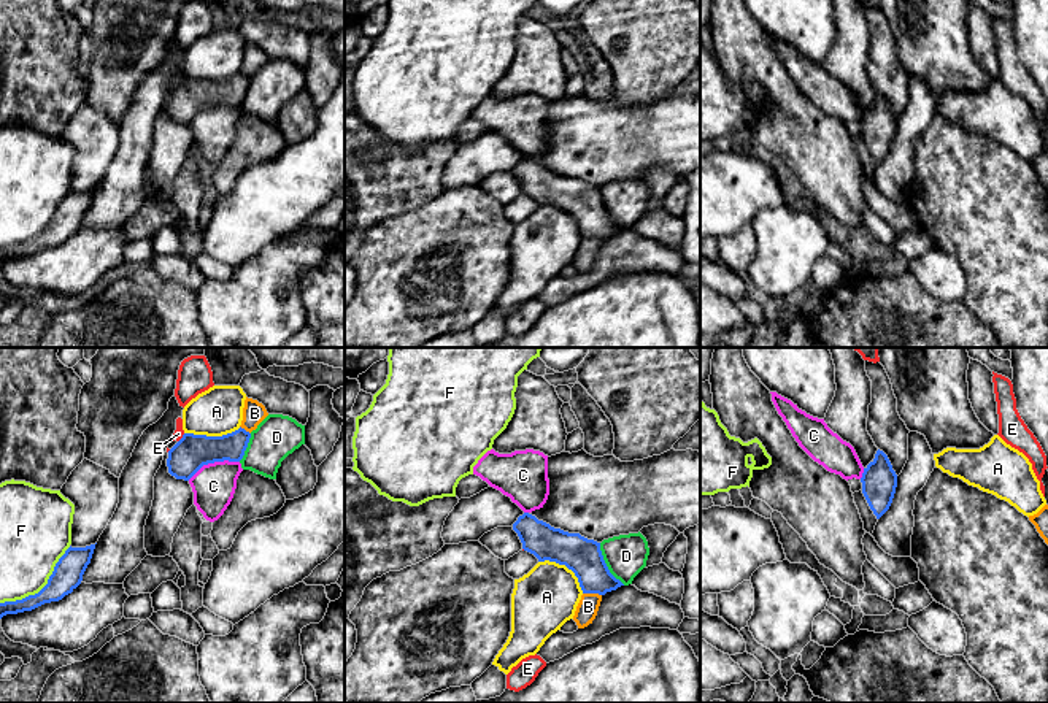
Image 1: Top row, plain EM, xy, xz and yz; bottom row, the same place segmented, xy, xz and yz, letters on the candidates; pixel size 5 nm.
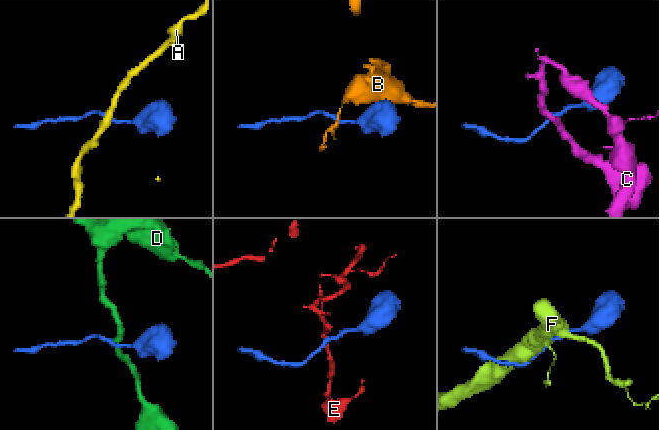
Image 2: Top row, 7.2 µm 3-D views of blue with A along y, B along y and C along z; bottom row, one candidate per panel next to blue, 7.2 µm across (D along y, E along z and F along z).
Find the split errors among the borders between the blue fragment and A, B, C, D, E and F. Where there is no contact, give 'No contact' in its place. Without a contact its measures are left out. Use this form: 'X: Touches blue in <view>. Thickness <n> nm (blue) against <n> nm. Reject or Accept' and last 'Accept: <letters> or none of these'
A: Touches blue in xy. Thickness 180 nm (blue) against 240 nm. Reject
B: Touches blue in xz. Thickness 180 nm (blue) against 110 nm. Reject
C: Touches blue in xy. Thickness 180 nm (blue) against 220 nm. Reject
D: Touches blue in xz. Thickness 180 nm (blue) against 220 nm. Reject
E: Touches blue in xy. Thickness 180 nm (blue) against 50 nm. Reject
F: Touches blue in xy. Thickness 150 nm (blue) against 340 nm. Reject
Accept: none of these

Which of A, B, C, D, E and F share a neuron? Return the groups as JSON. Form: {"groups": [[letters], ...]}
{"groups": [["A"], ["B"], ["C"], ["D"], ["E"], ["F"]]}

